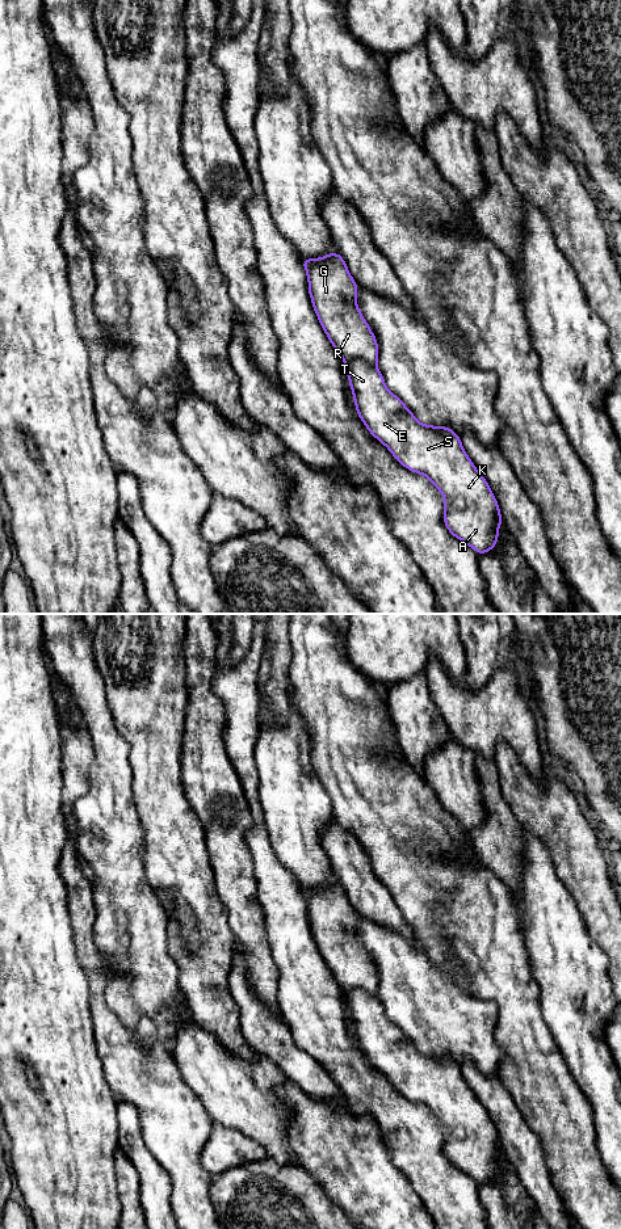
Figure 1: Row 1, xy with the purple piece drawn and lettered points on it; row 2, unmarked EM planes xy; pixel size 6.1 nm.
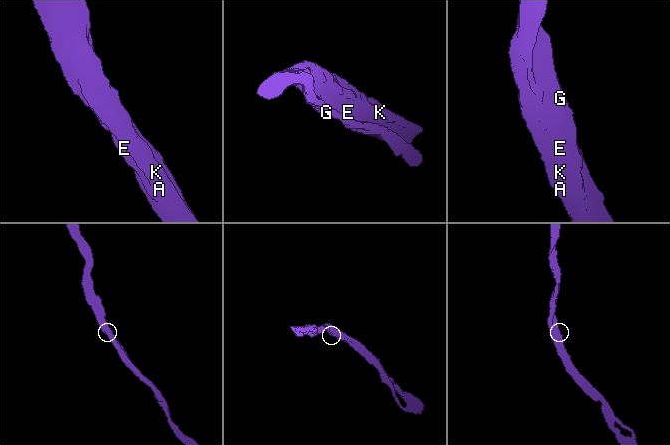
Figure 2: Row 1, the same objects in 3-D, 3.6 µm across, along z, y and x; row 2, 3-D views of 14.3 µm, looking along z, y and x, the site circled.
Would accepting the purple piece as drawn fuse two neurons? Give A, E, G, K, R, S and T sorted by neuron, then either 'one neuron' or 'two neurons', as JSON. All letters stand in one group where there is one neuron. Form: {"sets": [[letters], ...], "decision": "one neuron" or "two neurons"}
{"sets": [["A", "E", "G", "K", "R", "S", "T"]], "decision": "one neuron"}

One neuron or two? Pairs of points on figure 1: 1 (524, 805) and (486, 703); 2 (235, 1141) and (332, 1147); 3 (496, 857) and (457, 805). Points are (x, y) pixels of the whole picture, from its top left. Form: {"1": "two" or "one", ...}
{"1": "two", "2": "two", "3": "two"}

